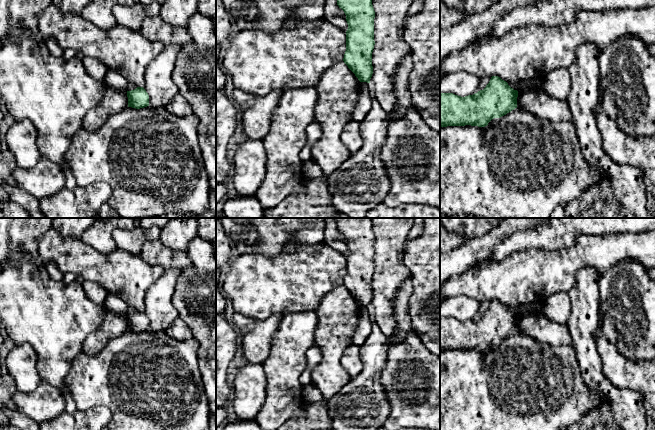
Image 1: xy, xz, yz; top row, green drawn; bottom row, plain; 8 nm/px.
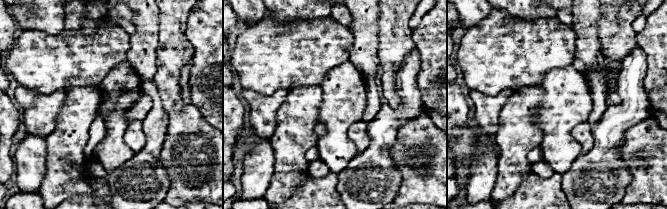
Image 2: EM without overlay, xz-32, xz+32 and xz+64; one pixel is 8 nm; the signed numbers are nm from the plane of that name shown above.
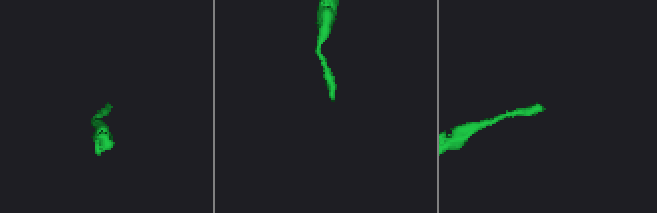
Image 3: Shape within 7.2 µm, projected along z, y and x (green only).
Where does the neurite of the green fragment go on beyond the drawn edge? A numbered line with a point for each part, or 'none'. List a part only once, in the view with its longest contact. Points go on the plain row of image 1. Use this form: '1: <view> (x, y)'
none

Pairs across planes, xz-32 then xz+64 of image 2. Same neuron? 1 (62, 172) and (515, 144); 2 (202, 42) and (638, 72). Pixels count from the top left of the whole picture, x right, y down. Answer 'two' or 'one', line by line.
1: one
2: two

